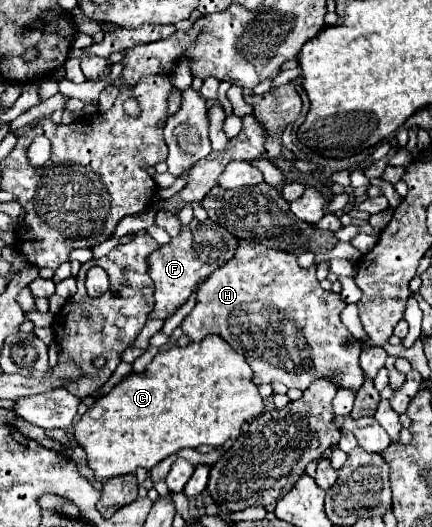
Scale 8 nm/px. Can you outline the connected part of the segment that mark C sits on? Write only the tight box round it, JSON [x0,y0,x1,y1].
[73,335,265,481]

